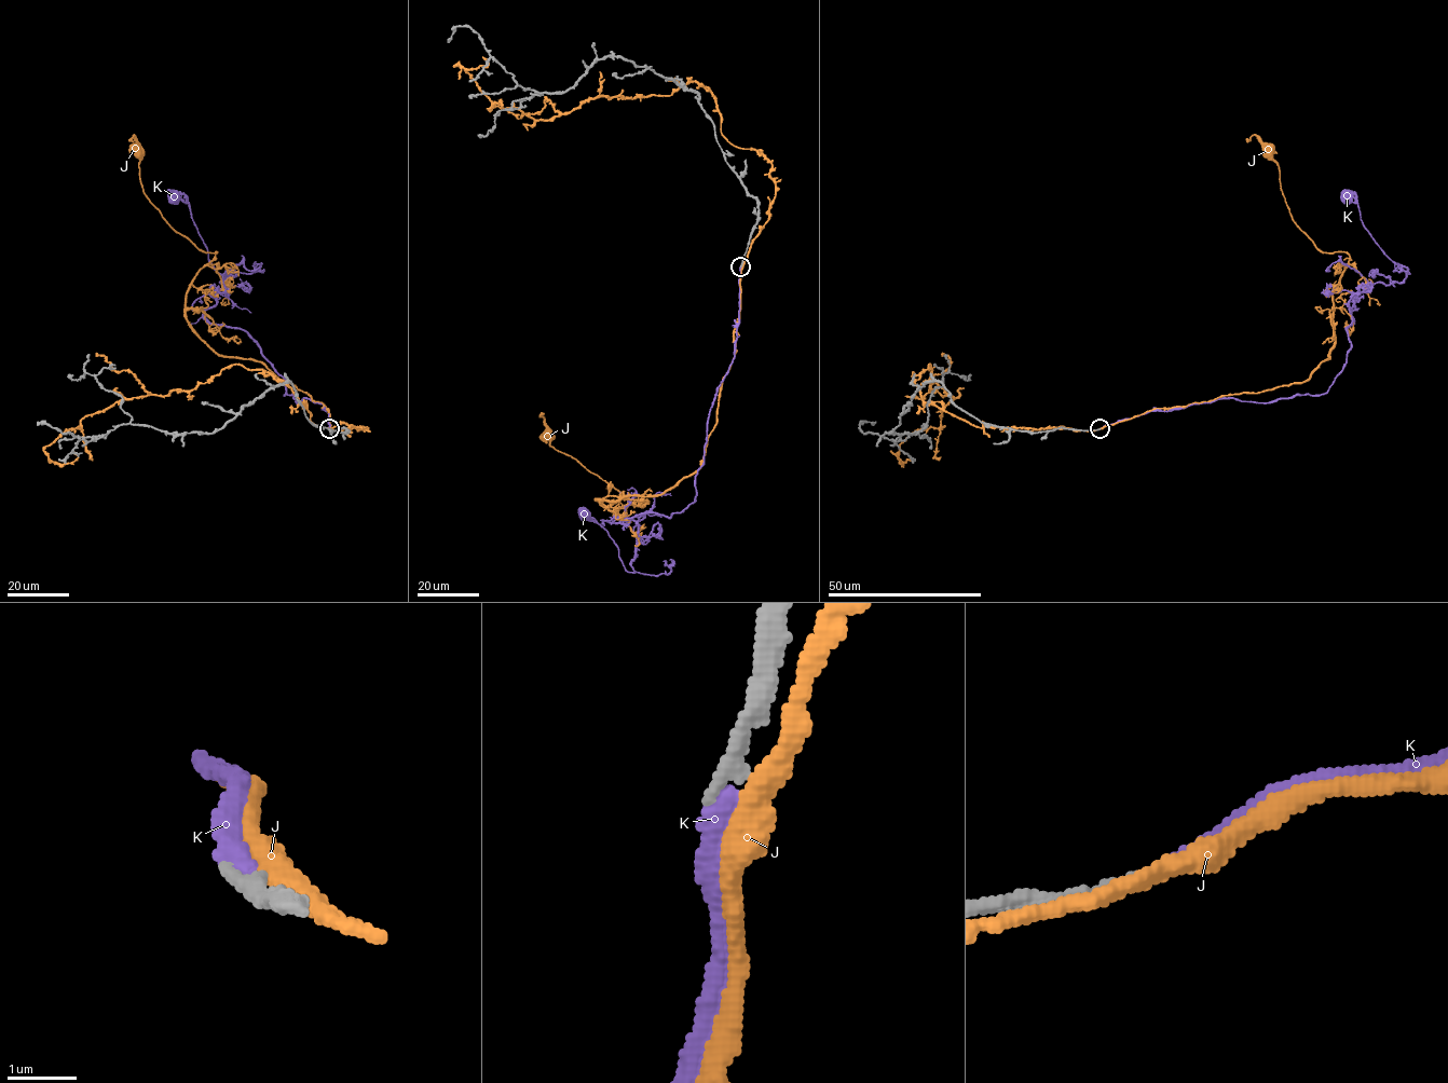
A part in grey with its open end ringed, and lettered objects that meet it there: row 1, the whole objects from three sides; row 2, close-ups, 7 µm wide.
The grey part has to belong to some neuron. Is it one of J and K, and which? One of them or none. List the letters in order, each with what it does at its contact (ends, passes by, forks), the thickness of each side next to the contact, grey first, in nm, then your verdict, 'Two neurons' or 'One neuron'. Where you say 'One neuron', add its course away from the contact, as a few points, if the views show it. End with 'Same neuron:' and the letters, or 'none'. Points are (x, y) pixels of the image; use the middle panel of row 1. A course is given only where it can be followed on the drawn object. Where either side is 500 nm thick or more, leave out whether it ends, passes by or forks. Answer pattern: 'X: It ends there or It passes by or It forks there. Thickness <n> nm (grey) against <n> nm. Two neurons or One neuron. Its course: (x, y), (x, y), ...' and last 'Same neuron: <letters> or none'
J: It passes by. Thickness 240 nm (grey) against 320 nm. Two neurons
K: It ends there. Thickness 240 nm (grey) against 260 nm. One neuron. Its course: (741, 266), (735, 352), (711, 409), (694, 501), (669, 517), (615, 517), (638, 528), (633, 572), (583, 513)
Same neuron: K

